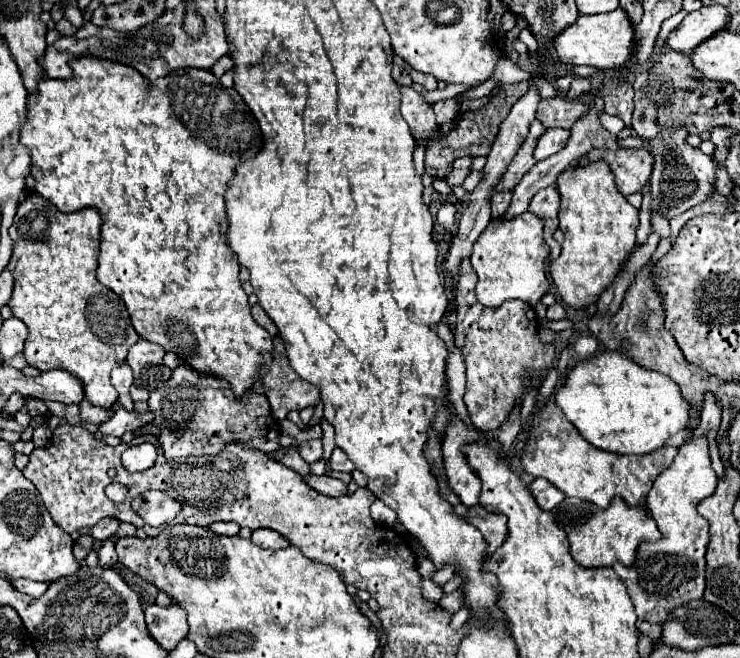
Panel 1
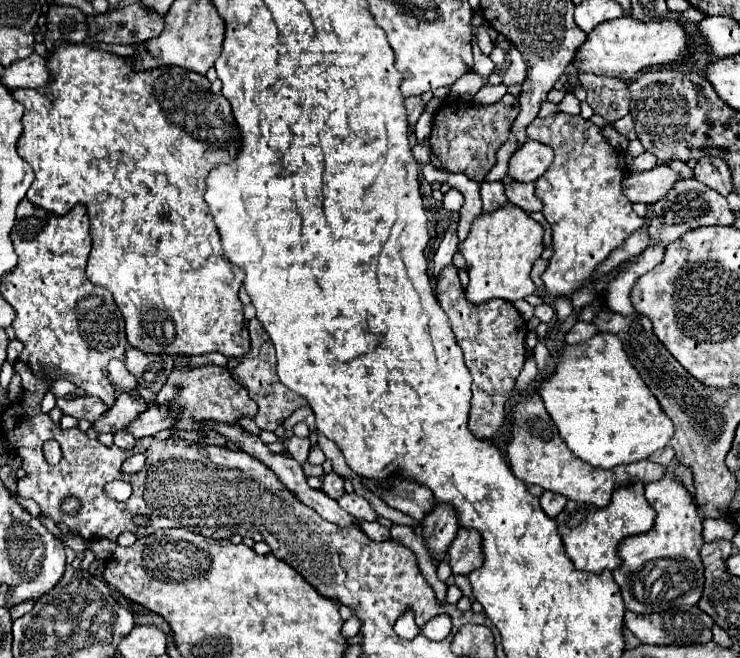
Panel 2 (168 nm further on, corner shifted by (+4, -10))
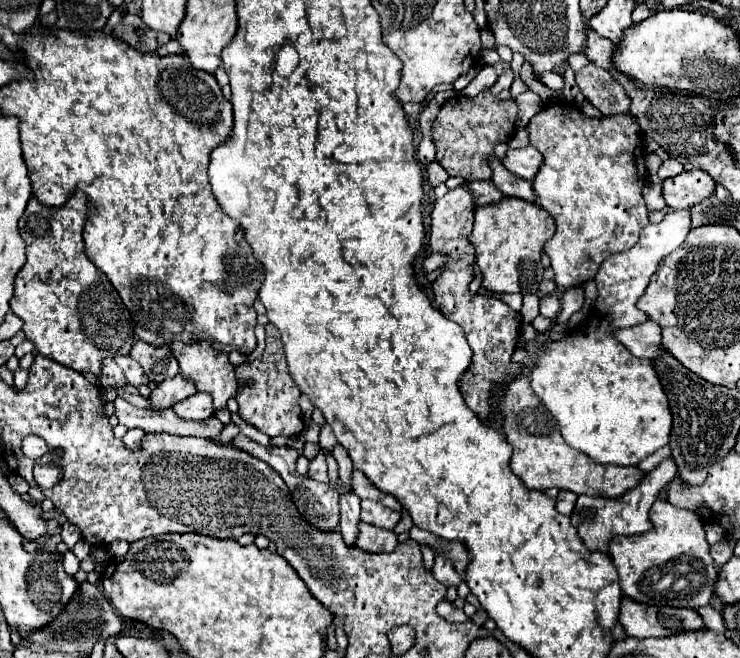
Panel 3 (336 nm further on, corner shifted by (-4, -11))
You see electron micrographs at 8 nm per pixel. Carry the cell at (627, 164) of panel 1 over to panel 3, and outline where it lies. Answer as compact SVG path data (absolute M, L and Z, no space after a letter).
M689 170L663 182L663 196L673 210L691 208L715 194L715 182L703 170Z

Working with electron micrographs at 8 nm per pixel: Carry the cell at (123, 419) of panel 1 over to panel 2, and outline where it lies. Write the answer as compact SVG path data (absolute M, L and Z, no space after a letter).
M151 407L147 411L143 411L143 415L139 415L139 419L133 419L125 431L131 433L135 439L141 439L141 437L151 437L163 429L169 429L171 423L175 421L175 417L169 415L169 409L167 407Z

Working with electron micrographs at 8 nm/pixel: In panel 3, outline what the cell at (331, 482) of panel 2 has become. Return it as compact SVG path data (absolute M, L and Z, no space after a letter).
M347 492L341 496L341 522L339 522L339 528L341 528L341 536L345 540L345 544L351 544L355 546L357 542L357 534L359 534L359 514L361 514L361 506L359 506L359 496L355 496L353 492Z

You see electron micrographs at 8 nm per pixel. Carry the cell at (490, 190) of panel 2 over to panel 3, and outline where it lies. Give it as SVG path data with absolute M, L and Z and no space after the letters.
M483 180L483 182L469 182L467 184L469 190L473 192L475 196L475 204L477 206L487 206L487 204L493 204L493 202L499 202L499 198L503 198L503 194L495 188L495 184L491 180Z

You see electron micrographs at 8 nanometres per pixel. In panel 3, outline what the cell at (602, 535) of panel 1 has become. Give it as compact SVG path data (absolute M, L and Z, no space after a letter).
M673 458L663 460L659 466L655 466L651 472L647 472L641 482L627 490L623 496L619 498L601 498L601 496L579 496L575 510L571 514L571 522L577 524L577 532L583 538L583 542L587 544L589 550L599 550L605 552L609 550L609 540L615 534L643 534L649 532L649 528L653 526L649 520L649 510L653 506L653 502L657 500L659 492L675 478L677 474L677 466L673 462Z

